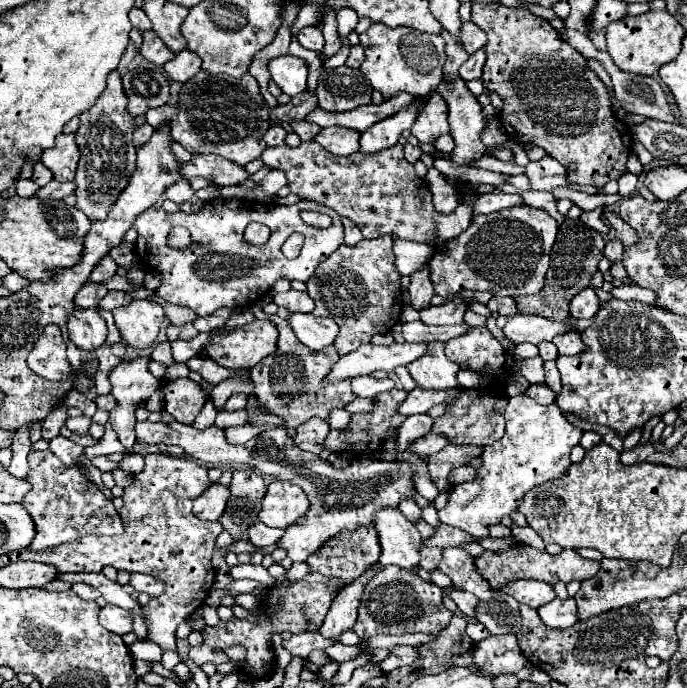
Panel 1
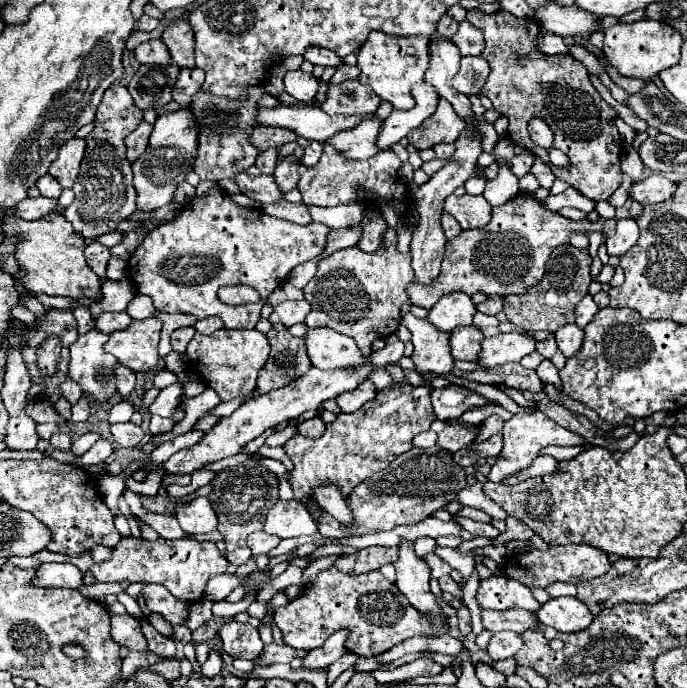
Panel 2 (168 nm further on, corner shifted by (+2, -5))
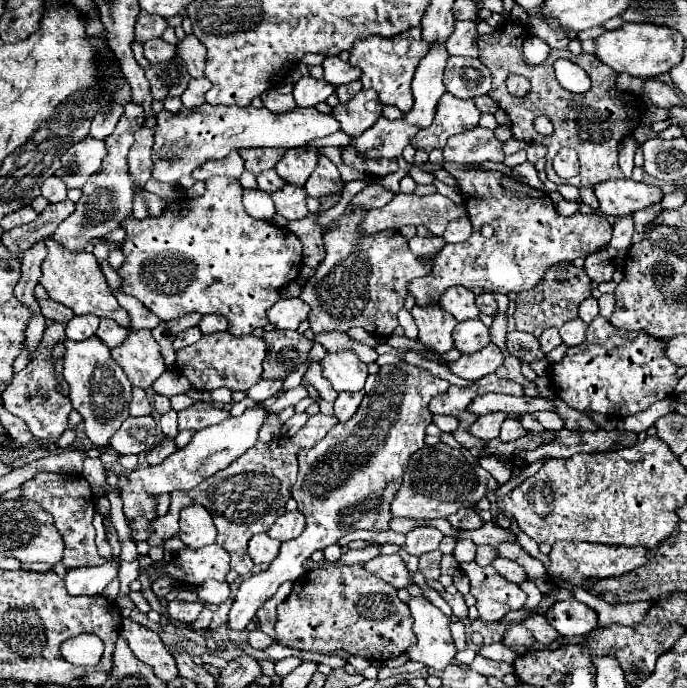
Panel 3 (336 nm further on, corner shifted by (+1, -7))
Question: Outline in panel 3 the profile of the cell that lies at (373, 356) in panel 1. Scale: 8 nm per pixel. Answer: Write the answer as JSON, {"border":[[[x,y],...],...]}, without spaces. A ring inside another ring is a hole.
{"border":[[[261,405],[257,409],[247,409],[241,417],[231,417],[231,419],[225,419],[217,425],[211,425],[207,429],[197,431],[191,437],[187,447],[175,451],[163,463],[133,469],[127,475],[129,485],[125,485],[121,489],[123,513],[125,513],[127,525],[131,529],[131,541],[139,543],[139,541],[147,541],[151,537],[151,533],[153,533],[151,521],[157,519],[157,503],[153,503],[157,495],[171,493],[171,491],[177,491],[177,489],[181,489],[181,491],[193,489],[203,479],[215,475],[215,471],[221,471],[221,469],[229,467],[237,457],[241,457],[249,447],[255,445],[257,433],[261,429],[261,423],[267,419],[267,415],[269,413]]]}

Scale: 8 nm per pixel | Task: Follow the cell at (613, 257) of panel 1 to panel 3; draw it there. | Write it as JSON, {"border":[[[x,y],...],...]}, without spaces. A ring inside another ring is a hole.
{"border":[[[621,217],[613,225],[613,237],[611,237],[611,247],[615,249],[627,249],[631,245],[631,235],[633,235],[633,217]]]}

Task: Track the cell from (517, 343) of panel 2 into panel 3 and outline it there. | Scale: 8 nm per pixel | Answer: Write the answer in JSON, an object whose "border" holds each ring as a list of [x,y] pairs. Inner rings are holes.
{"border":[[[489,343],[477,353],[471,353],[471,355],[463,353],[457,361],[447,363],[447,369],[453,375],[463,377],[467,381],[479,381],[481,377],[493,373],[501,363],[503,363],[503,353],[493,343]]]}

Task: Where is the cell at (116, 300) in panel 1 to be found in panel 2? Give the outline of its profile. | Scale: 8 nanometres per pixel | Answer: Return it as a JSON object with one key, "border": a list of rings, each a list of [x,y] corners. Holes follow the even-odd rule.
{"border":[[[126,311],[120,313],[100,313],[96,317],[96,329],[100,329],[102,333],[112,333],[118,329],[126,329],[130,325],[132,317]]]}

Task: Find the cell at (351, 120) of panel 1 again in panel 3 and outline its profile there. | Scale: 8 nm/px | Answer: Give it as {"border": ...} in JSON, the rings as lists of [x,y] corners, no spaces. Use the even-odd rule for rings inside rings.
{"border":[[[201,105],[201,107],[181,107],[177,113],[167,109],[157,113],[155,145],[153,145],[153,177],[175,185],[181,177],[191,175],[193,169],[209,159],[223,159],[231,149],[241,147],[277,147],[295,149],[303,147],[315,139],[327,137],[339,131],[339,123],[333,115],[323,115],[315,107],[297,107],[289,113],[275,115],[269,109],[255,107],[225,107],[225,105]]]}

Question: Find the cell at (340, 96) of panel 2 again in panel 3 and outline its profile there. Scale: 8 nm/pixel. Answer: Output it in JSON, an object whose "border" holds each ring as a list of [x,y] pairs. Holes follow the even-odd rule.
{"border":[[[361,89],[351,101],[339,103],[333,109],[333,117],[339,121],[341,131],[353,139],[375,125],[375,121],[381,117],[381,109],[383,105],[379,103],[379,95],[375,95],[371,89]]]}

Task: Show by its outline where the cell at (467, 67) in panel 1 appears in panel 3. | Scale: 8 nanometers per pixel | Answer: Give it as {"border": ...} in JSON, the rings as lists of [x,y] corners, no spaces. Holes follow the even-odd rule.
{"border":[[[449,57],[443,83],[459,99],[473,99],[491,89],[491,73],[479,59]]]}

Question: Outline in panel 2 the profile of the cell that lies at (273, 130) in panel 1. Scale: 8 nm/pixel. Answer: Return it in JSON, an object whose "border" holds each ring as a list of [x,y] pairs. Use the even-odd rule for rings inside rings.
{"border":[[[266,149],[266,151],[262,151],[262,153],[258,155],[256,165],[258,165],[260,173],[272,175],[272,171],[274,171],[274,167],[276,167],[276,153],[278,153],[278,149]]]}

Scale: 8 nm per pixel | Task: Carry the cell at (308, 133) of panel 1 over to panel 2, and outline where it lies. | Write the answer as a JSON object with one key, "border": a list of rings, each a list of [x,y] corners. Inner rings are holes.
{"border":[[[310,141],[310,145],[304,149],[302,161],[304,161],[306,167],[314,167],[318,163],[320,155],[322,155],[322,143],[320,141]]]}

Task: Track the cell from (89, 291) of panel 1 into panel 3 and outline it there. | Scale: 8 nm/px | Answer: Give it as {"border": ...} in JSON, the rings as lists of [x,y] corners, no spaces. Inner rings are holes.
{"border":[[[81,315],[81,317],[73,317],[67,323],[65,333],[71,341],[85,341],[95,335],[97,327],[99,327],[99,319],[95,315]]]}

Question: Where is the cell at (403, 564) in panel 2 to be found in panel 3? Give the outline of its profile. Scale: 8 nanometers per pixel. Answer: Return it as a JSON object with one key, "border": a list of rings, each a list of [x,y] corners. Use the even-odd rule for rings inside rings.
{"border":[[[425,597],[411,599],[409,609],[415,619],[413,629],[417,633],[415,647],[409,647],[407,651],[409,659],[435,671],[443,671],[447,665],[451,665],[457,653],[449,631],[449,617],[445,617]]]}

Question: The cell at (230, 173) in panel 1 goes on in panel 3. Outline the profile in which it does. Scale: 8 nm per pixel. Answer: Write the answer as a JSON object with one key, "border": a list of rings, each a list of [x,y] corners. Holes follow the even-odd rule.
{"border":[[[285,185],[283,189],[275,191],[273,195],[277,213],[287,217],[287,219],[303,219],[309,215],[307,209],[307,191],[305,187],[295,187],[295,185]]]}

